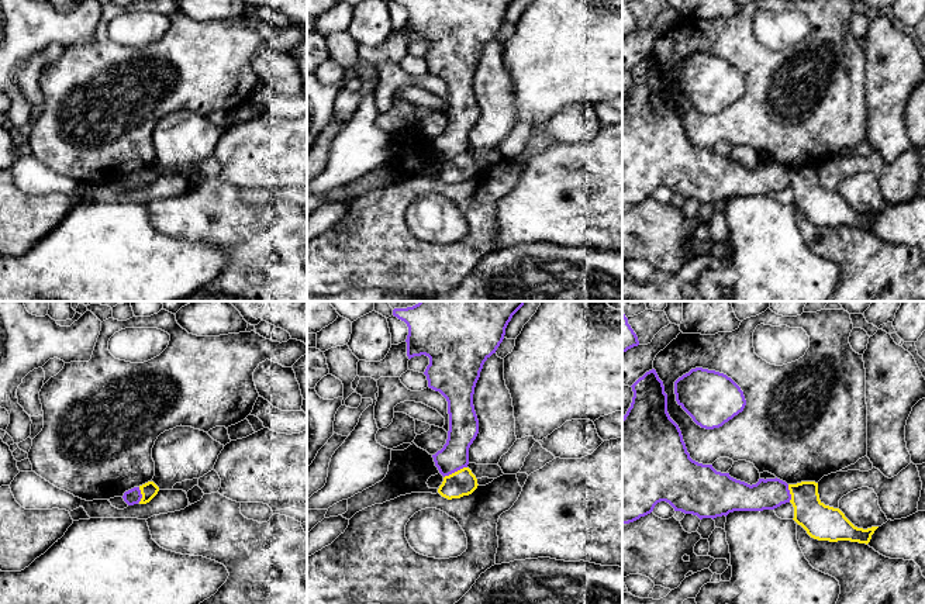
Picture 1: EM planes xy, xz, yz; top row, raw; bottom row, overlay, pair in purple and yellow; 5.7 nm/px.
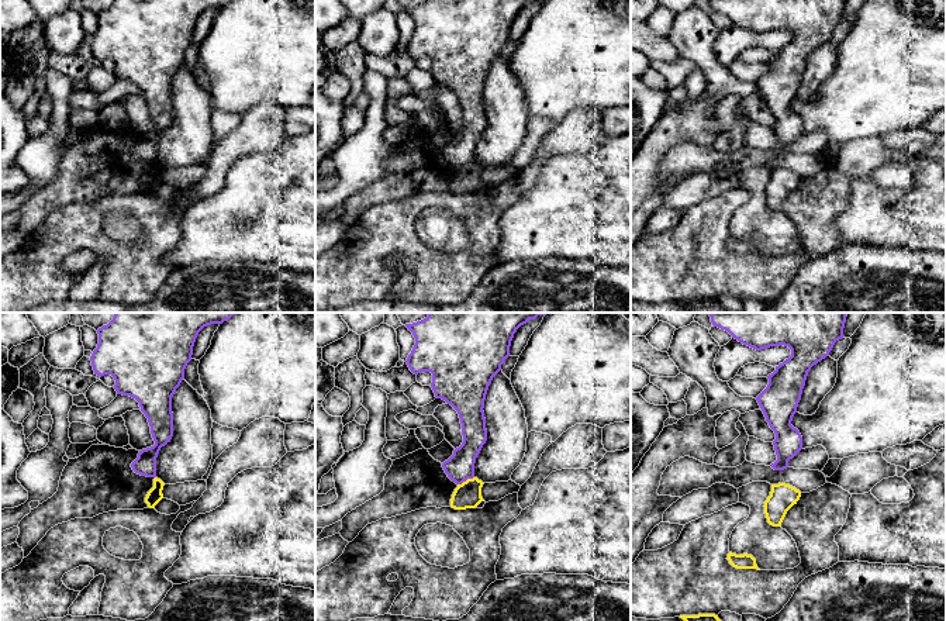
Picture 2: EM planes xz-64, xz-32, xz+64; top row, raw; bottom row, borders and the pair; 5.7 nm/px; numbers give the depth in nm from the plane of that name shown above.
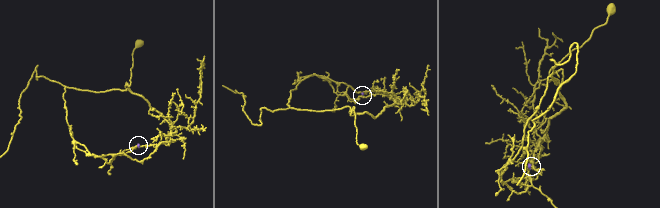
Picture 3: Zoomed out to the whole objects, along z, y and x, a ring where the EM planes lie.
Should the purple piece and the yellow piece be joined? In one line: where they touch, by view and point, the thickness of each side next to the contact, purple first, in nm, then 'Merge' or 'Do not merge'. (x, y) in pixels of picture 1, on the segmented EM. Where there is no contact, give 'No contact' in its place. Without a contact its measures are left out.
Touches purple at xz (455, 470). Thickness 170 nm (purple) against 150 nm. Do not merge

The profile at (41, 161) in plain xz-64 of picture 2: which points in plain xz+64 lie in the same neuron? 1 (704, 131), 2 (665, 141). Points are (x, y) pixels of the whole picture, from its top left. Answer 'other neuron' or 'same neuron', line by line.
1: other neuron
2: other neuron

